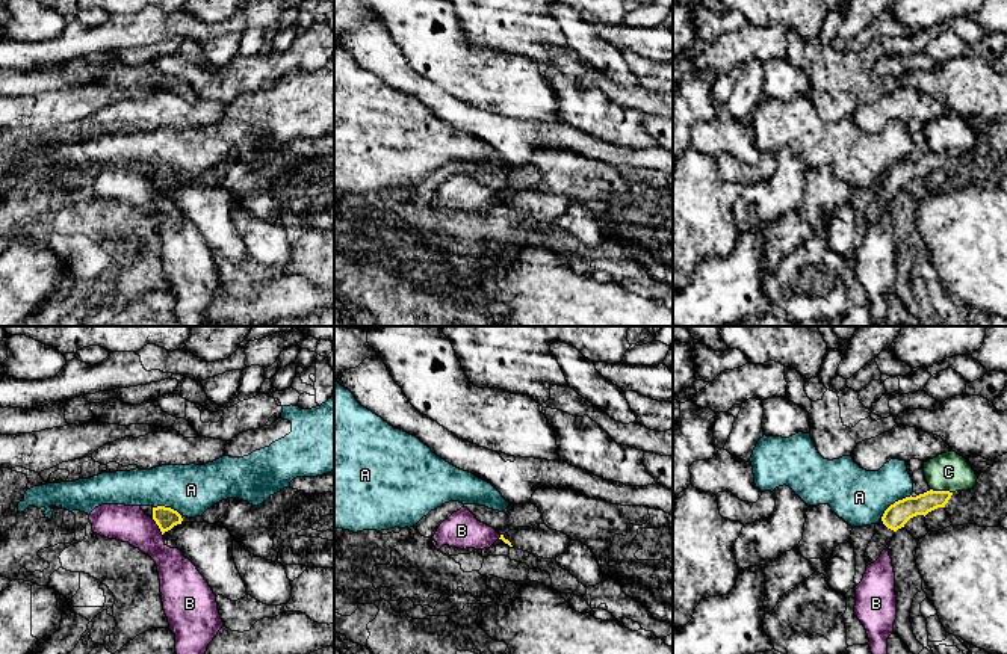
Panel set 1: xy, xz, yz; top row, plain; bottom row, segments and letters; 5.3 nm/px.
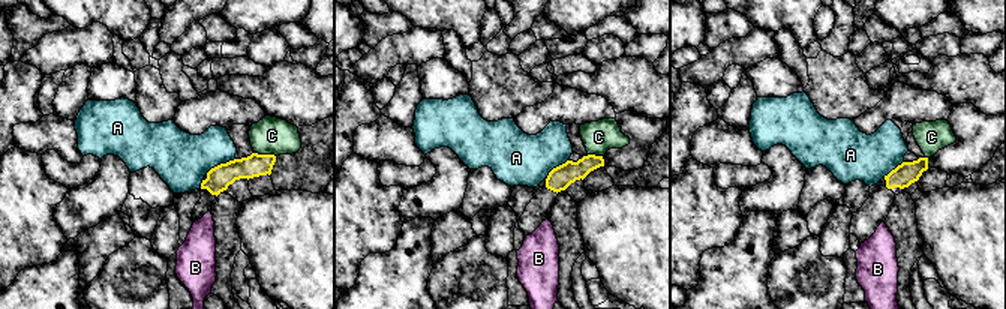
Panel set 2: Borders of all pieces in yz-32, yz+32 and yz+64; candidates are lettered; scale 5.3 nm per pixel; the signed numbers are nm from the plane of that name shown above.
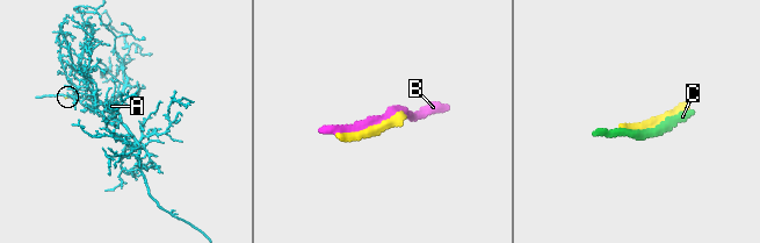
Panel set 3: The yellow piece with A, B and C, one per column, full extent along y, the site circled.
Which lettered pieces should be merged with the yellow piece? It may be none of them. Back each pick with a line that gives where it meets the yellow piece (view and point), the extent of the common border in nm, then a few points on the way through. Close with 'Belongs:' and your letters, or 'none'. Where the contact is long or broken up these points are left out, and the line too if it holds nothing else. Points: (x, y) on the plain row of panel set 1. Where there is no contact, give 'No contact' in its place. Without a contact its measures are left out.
Belongs: none

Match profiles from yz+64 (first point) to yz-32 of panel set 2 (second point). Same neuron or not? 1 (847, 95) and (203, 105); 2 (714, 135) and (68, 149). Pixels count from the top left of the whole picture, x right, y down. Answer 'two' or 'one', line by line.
1: two
2: one

